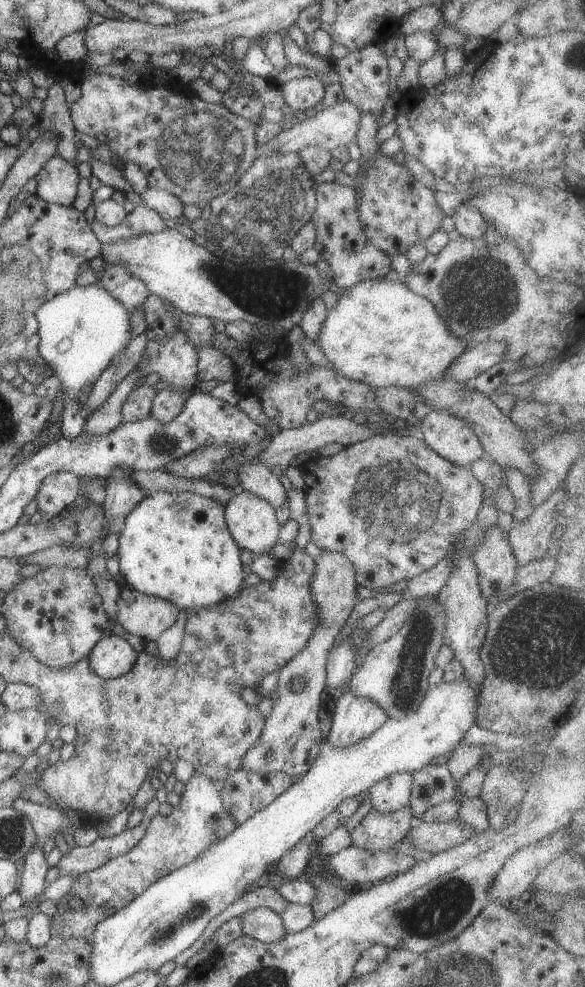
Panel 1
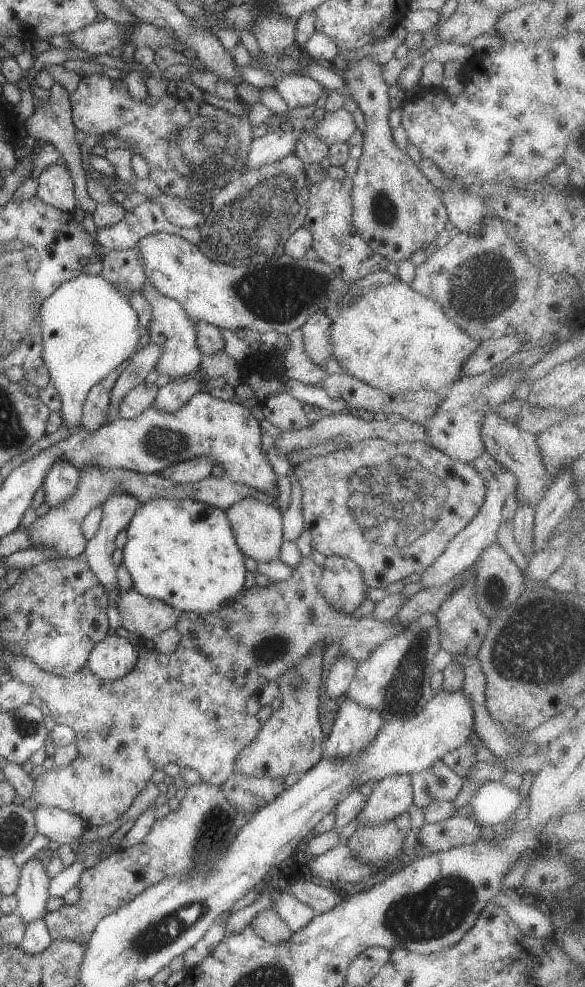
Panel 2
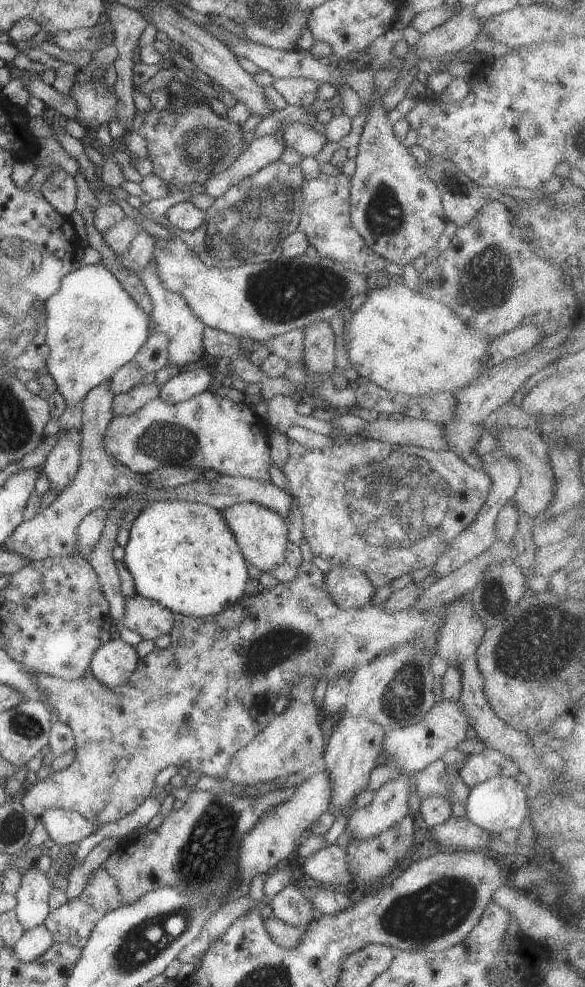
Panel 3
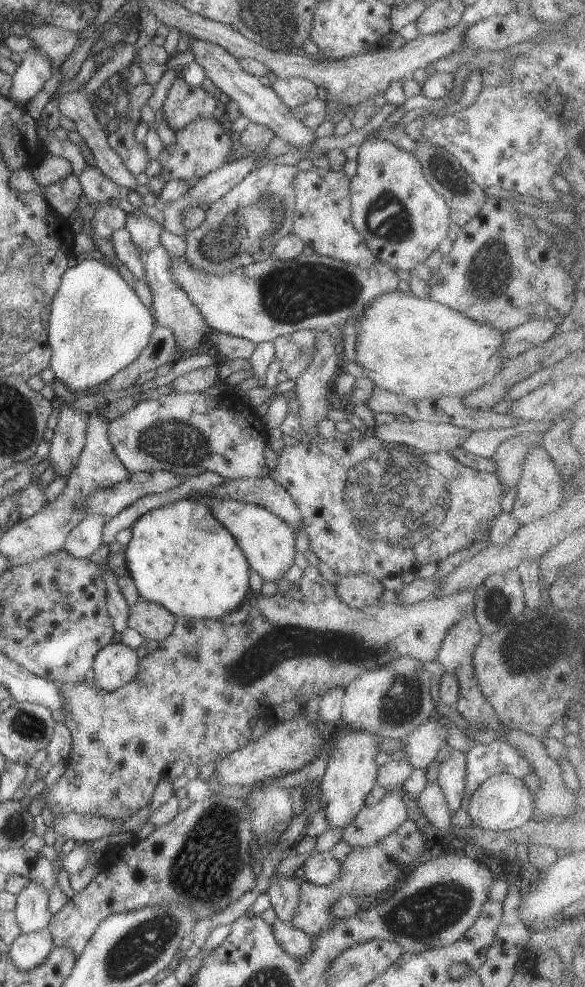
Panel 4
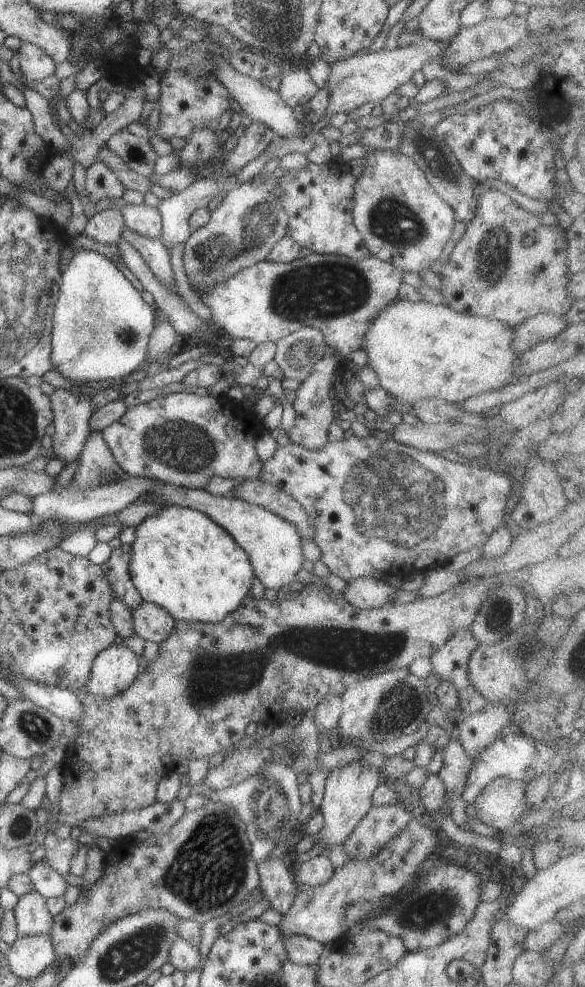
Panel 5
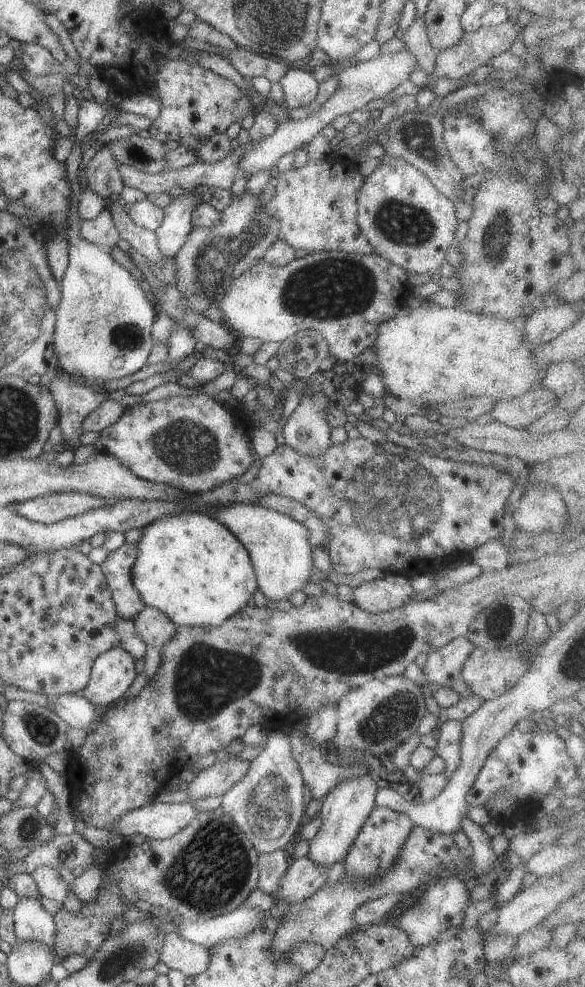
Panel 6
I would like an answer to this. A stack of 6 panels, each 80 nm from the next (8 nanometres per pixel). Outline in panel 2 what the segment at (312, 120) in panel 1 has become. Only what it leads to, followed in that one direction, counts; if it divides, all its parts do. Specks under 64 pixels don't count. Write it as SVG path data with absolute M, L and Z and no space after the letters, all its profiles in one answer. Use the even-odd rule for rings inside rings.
M340 108L336 112L327 112L324 118L316 123L316 136L330 147L334 144L347 143L354 134L357 126L352 114L346 108ZM289 126L278 129L254 139L246 156L245 170L262 168L266 164L277 162L288 154L295 153L296 142L302 131Z

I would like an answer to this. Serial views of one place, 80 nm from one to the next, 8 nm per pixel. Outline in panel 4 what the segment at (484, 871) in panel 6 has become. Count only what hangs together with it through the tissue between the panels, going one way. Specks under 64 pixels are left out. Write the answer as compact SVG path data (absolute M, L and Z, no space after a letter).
M453 750L440 765L437 784L440 785L452 814L462 806L465 794L466 752Z

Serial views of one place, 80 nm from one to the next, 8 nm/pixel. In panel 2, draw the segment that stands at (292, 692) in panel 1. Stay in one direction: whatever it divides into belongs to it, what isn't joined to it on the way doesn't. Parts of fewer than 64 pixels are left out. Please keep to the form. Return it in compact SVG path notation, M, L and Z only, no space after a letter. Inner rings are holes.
M330 556L324 562L323 574L318 582L320 592L331 606L343 614L351 614L364 601L367 585L362 572L352 560ZM312 648L312 652L298 666L290 668L280 680L280 697L272 715L261 727L251 744L237 757L234 774L254 778L285 778L290 774L308 773L322 760L324 732L320 726L318 708L322 693L323 654L326 648Z

